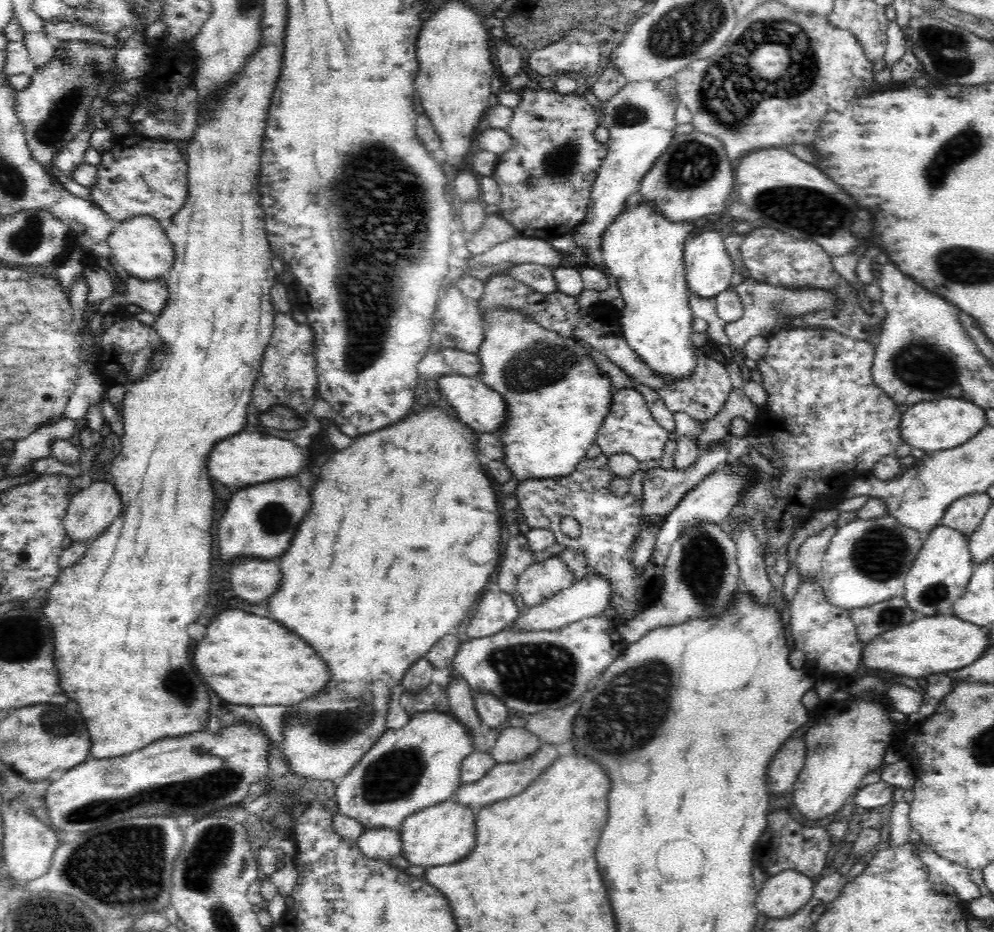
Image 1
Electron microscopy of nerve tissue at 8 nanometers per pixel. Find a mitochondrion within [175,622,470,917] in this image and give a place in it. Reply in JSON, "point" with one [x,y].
{"point":[395,774]}

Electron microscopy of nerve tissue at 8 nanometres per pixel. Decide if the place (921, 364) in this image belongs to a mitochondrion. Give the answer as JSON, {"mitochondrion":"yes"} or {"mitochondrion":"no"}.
{"mitochondrion":"yes"}

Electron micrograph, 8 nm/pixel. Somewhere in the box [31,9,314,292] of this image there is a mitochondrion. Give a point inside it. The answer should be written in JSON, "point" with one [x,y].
{"point":[52,130]}

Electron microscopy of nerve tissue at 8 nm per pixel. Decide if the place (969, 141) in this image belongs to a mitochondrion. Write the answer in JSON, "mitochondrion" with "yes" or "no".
{"mitochondrion":"yes"}

